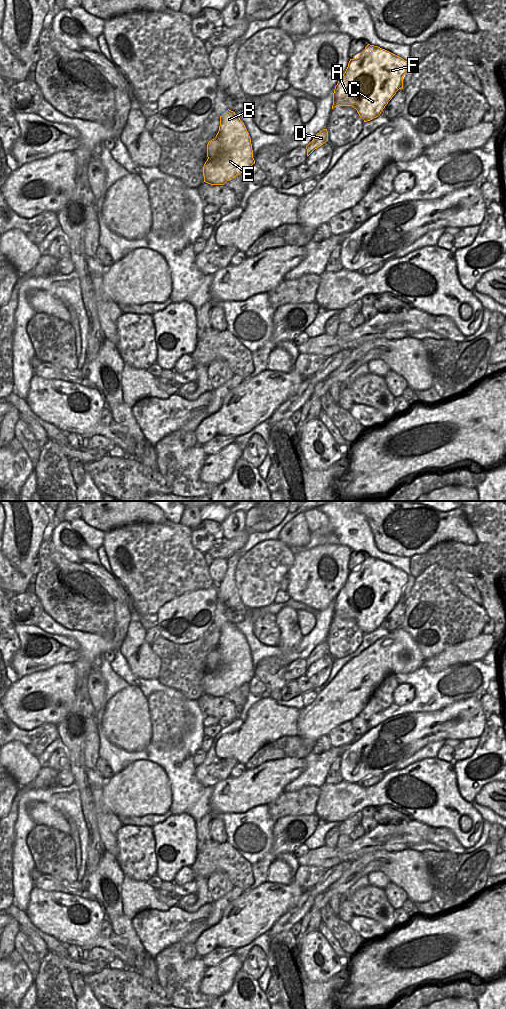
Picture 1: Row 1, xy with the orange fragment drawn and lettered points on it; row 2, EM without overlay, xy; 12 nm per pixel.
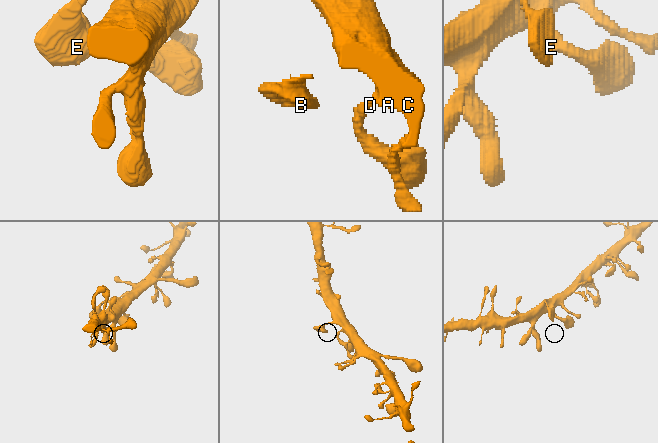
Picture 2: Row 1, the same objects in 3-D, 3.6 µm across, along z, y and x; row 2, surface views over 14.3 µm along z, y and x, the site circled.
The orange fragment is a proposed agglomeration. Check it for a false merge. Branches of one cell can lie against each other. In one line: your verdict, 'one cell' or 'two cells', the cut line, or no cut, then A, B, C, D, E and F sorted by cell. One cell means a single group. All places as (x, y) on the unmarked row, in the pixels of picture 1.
one cell; cut none; groups A B C D E F

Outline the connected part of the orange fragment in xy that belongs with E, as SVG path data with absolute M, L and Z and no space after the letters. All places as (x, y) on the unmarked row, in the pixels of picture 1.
M228 621L220 628L219 643L207 656L207 669L203 688L211 697L224 697L255 676L251 650L235 624Z

